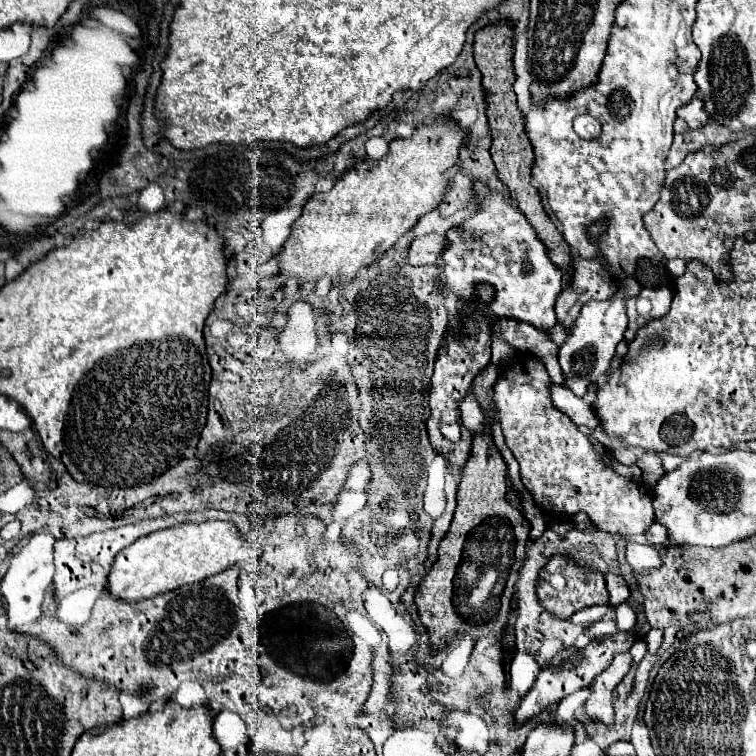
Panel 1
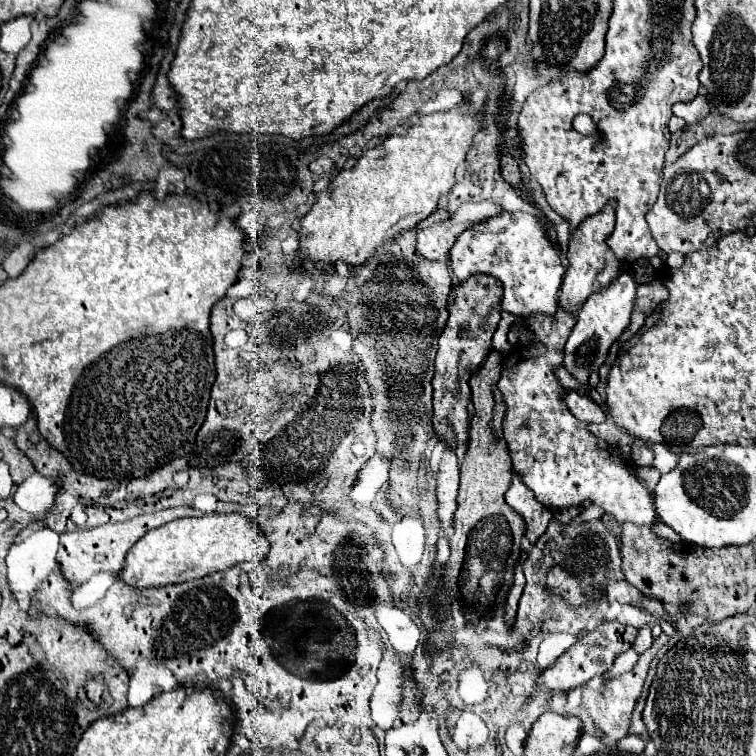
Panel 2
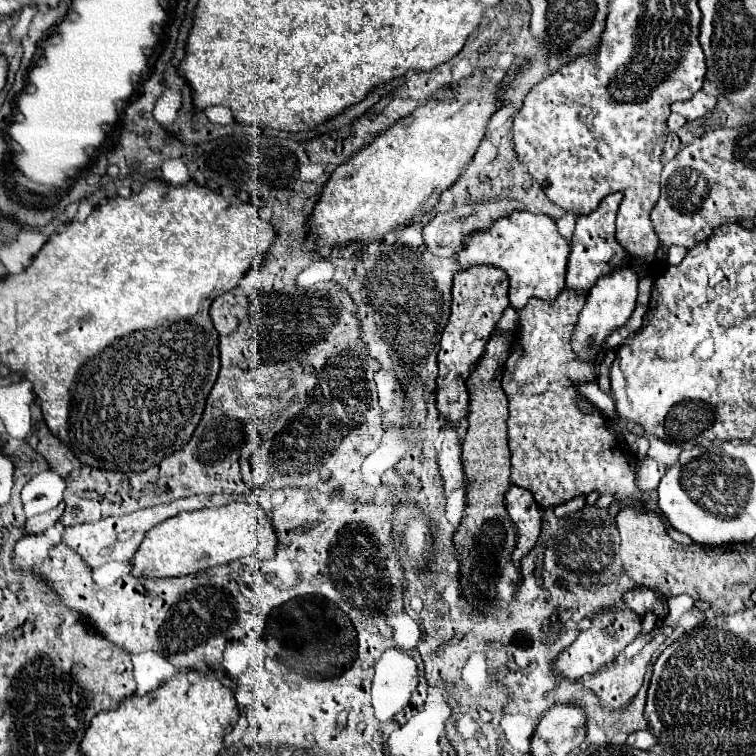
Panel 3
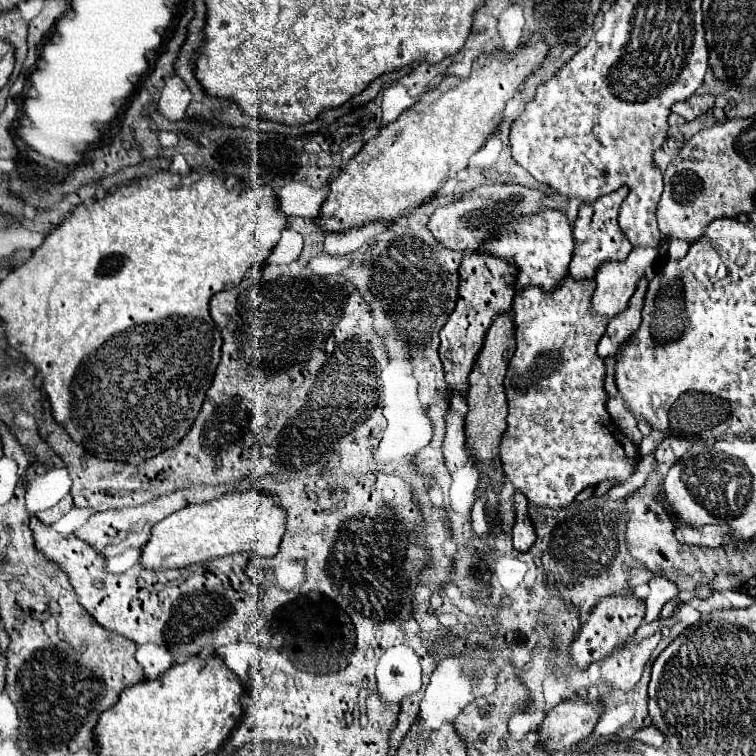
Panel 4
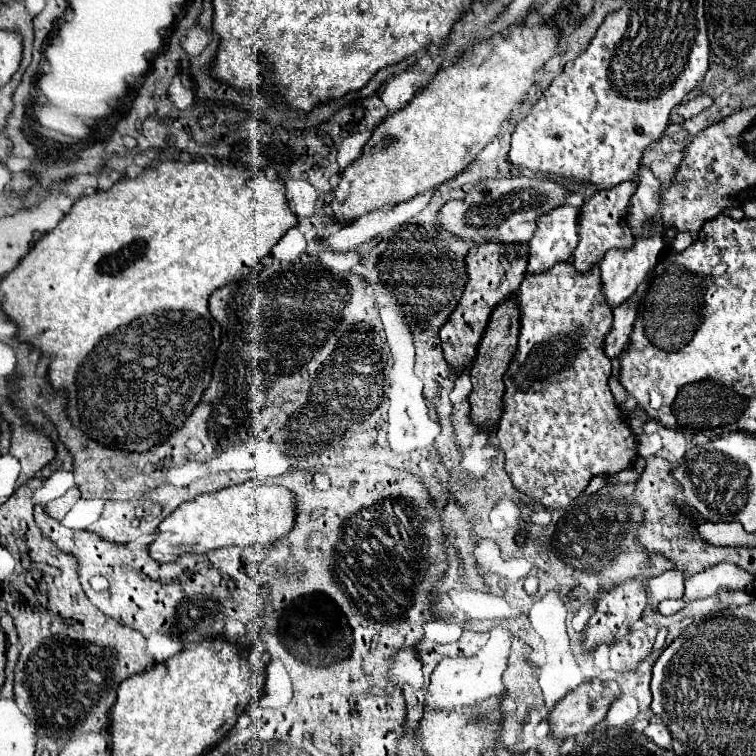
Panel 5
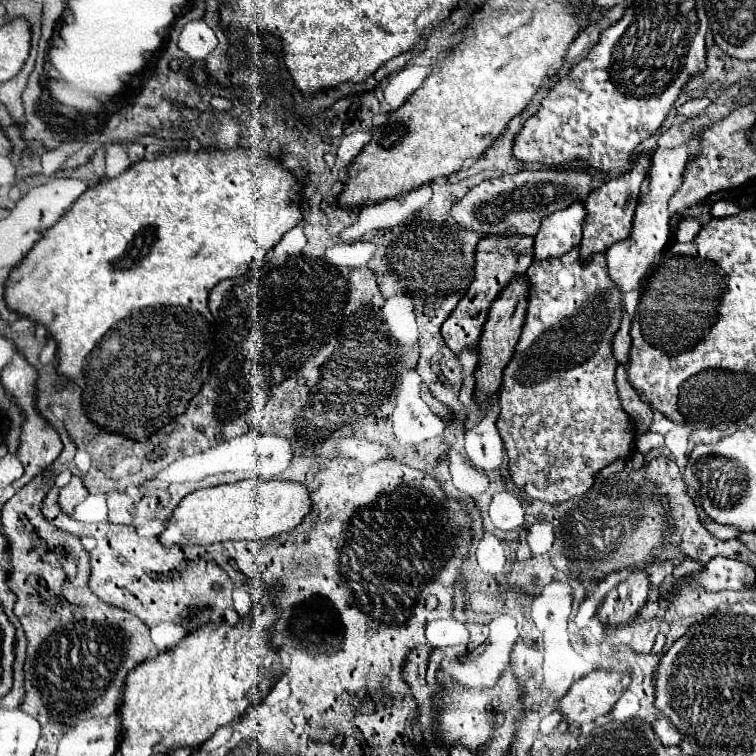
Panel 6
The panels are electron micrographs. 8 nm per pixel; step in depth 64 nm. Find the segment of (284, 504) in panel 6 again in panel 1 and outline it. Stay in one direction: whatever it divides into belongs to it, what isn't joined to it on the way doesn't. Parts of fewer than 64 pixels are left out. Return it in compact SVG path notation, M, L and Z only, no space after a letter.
M210 520L202 524L180 524L152 532L124 548L114 558L112 570L106 578L106 592L126 602L148 600L184 584L206 580L238 562L260 556L262 550L254 548L246 538L242 538L230 522Z

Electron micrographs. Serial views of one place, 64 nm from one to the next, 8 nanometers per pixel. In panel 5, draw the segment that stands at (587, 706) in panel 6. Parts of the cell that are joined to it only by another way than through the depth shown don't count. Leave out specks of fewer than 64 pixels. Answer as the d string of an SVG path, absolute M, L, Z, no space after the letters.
M590 682L580 684L576 690L566 694L550 712L548 724L552 738L570 740L590 734L592 728L604 720L612 700L614 696L608 686L602 686L602 692L594 692Z

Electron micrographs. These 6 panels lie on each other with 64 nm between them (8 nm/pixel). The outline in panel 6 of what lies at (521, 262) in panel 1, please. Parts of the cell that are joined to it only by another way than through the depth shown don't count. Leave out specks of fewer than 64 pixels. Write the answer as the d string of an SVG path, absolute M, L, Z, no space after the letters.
M574 202L570 208L546 216L538 234L534 236L534 262L558 258L576 248L582 240L584 216L586 210L582 202Z

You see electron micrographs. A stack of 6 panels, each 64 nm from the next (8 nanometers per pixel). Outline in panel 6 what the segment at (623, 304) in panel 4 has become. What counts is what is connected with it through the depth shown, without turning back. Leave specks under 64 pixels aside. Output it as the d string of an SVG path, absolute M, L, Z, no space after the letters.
M694 134L690 142L678 146L674 150L656 150L652 154L652 166L650 166L650 172L648 172L650 192L644 196L642 204L638 204L638 208L636 208L632 234L630 234L628 240L612 244L612 248L606 252L608 276L610 276L610 280L614 282L614 286L618 288L620 294L636 290L640 286L640 282L648 276L650 266L654 264L654 258L658 258L662 248L668 244L668 236L670 236L668 198L682 184L682 170L696 156L698 148L700 148L700 134Z

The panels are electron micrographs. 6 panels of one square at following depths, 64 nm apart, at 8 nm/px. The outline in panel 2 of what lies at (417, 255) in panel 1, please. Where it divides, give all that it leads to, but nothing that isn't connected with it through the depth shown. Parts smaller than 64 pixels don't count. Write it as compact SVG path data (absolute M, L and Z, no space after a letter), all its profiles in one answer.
M438 222L430 228L418 230L416 234L416 252L426 260L448 260L448 252L456 240L456 236L468 228L470 224L452 224Z

